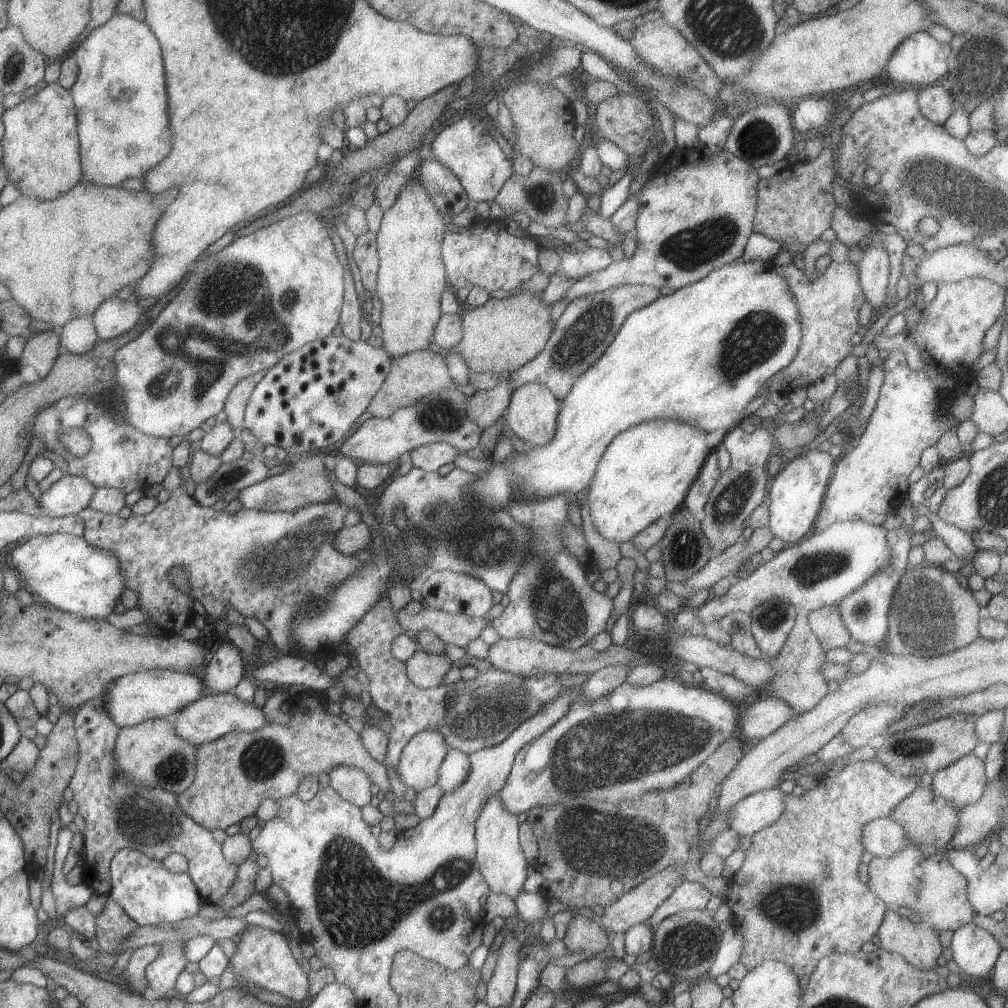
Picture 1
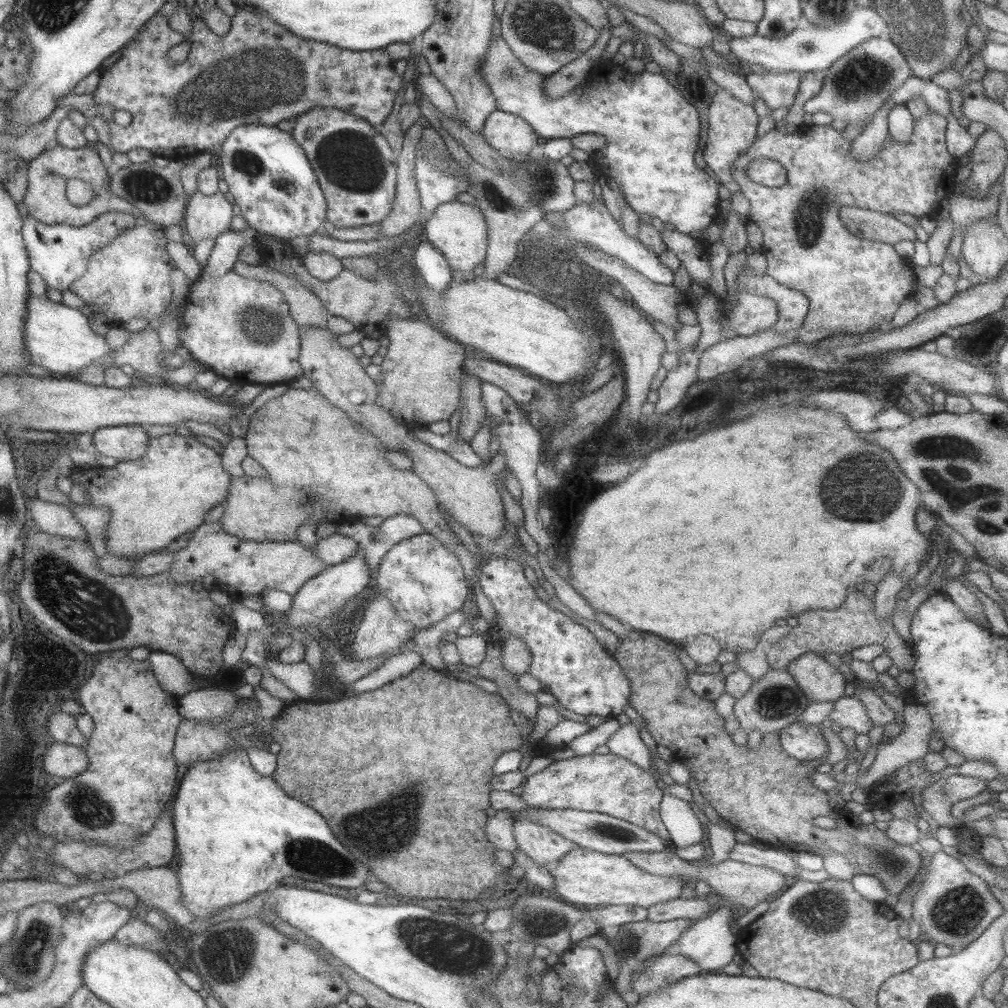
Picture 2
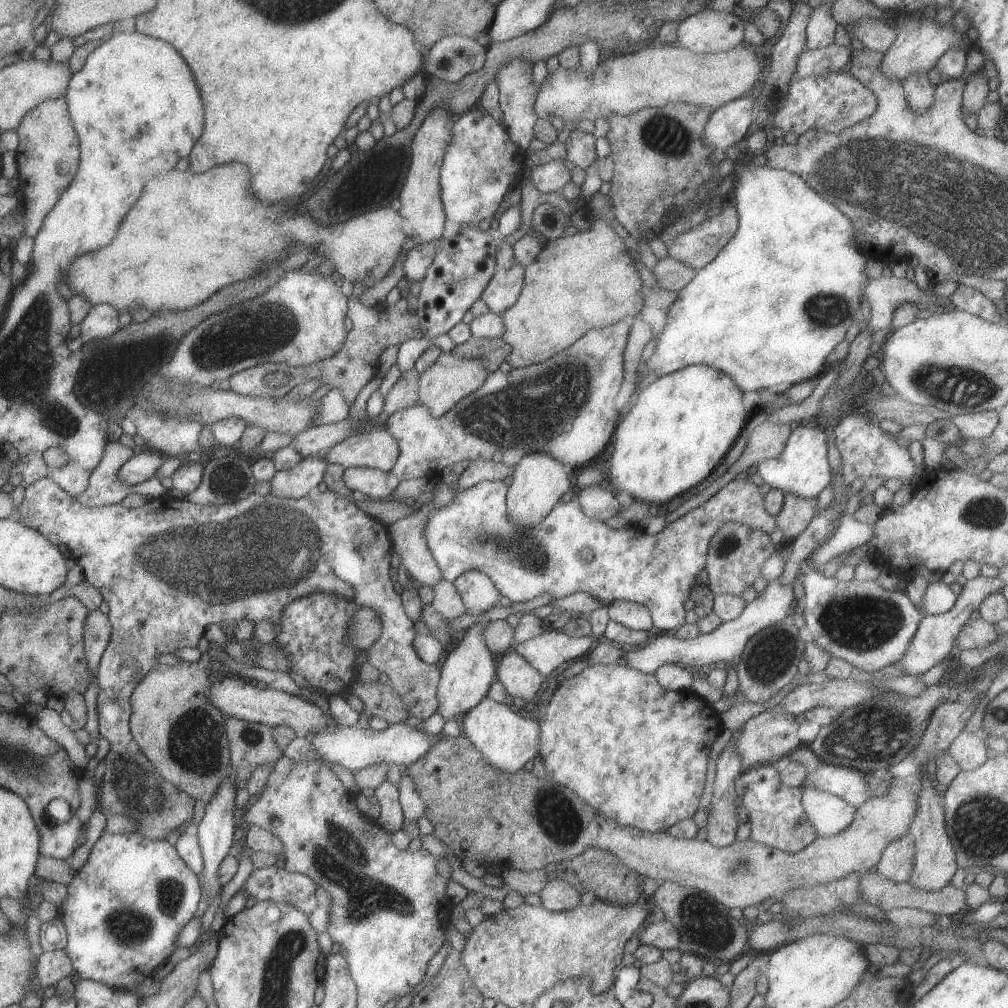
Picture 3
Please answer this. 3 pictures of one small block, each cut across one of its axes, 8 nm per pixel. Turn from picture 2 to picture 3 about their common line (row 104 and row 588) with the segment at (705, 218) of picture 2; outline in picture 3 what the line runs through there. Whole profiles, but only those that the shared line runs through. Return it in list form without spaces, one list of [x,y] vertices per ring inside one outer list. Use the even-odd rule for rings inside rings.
[[[739,476],[734,478],[734,480],[727,483],[721,490],[718,490],[718,492],[716,492],[708,500],[708,502],[704,502],[704,504],[694,508],[694,510],[690,510],[688,514],[674,520],[674,522],[667,523],[662,532],[652,536],[645,534],[638,528],[638,525],[633,525],[632,523],[630,523],[628,528],[610,528],[610,526],[607,526],[604,521],[587,516],[584,513],[584,510],[580,508],[580,504],[578,504],[578,500],[576,500],[575,497],[566,503],[558,500],[558,503],[554,504],[552,512],[550,512],[550,514],[548,514],[542,522],[538,522],[536,526],[532,526],[532,528],[520,528],[520,526],[516,526],[514,522],[510,522],[510,516],[508,516],[508,486],[506,486],[502,480],[484,480],[482,482],[478,482],[476,485],[473,485],[471,488],[466,488],[465,490],[456,489],[456,496],[454,496],[453,500],[451,500],[446,506],[439,507],[434,512],[430,512],[430,516],[426,516],[426,518],[430,518],[430,520],[426,520],[424,538],[426,538],[427,546],[432,554],[432,557],[436,560],[436,564],[438,564],[440,572],[442,572],[442,578],[446,581],[454,583],[466,572],[482,572],[482,574],[486,574],[486,576],[494,582],[494,587],[500,592],[501,597],[506,597],[512,603],[526,602],[528,600],[532,600],[533,598],[540,597],[542,594],[546,594],[546,592],[548,592],[548,594],[552,594],[552,596],[557,599],[576,592],[587,592],[590,596],[597,598],[605,606],[614,603],[615,601],[634,602],[635,604],[644,606],[651,613],[655,630],[659,628],[663,632],[674,632],[686,623],[687,612],[684,610],[684,602],[690,598],[690,590],[692,590],[692,584],[694,584],[696,576],[698,576],[702,570],[705,570],[707,562],[706,554],[708,553],[710,540],[712,539],[712,536],[714,536],[714,532],[718,532],[718,528],[720,528],[724,522],[738,520],[738,522],[742,522],[742,524],[746,524],[746,526],[758,528],[758,530],[762,530],[762,532],[766,532],[768,535],[771,535],[776,531],[776,518],[774,516],[770,516],[770,514],[766,512],[766,508],[764,506],[763,496],[765,489],[766,488],[756,486],[756,484],[753,484],[753,482],[746,477],[742,478],[742,476]],[[584,550],[590,551],[592,556],[590,561],[582,559],[581,554]]]

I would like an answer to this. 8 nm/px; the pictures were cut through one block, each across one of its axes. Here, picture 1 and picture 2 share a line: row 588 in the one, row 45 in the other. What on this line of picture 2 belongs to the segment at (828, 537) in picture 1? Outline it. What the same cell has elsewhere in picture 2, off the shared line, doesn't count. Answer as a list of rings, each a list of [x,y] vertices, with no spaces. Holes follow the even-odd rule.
[[[874,6],[870,7],[857,7],[857,9],[851,14],[851,17],[844,23],[836,26],[814,26],[811,24],[809,28],[798,28],[788,36],[784,38],[766,38],[765,36],[758,36],[756,34],[747,37],[731,37],[729,45],[731,52],[737,56],[747,66],[751,64],[760,64],[766,71],[772,73],[792,73],[797,71],[798,73],[820,71],[825,73],[829,69],[829,66],[840,56],[846,54],[854,45],[860,44],[865,40],[872,37],[885,36],[886,21],[883,20]]]

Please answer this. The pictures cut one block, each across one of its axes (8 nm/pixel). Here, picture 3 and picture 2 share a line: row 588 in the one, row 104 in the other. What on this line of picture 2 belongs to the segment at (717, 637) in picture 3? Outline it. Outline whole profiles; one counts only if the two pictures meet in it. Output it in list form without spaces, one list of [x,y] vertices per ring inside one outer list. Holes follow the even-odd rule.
[[[763,70],[760,74],[747,71],[745,75],[748,85],[766,103],[770,112],[779,108],[792,107],[795,102],[796,93],[800,88],[800,75],[792,73],[772,73]]]

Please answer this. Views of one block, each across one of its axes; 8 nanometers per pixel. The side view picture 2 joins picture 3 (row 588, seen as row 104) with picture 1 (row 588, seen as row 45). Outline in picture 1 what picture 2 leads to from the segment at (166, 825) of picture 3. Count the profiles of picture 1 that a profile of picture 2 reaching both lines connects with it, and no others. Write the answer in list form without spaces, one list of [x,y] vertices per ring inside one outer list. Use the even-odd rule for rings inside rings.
[[[172,466],[166,474],[166,478],[162,480],[162,485],[164,489],[170,492],[170,498],[166,502],[158,503],[158,506],[145,515],[131,515],[129,518],[121,518],[118,514],[104,514],[104,512],[98,512],[98,510],[92,510],[92,508],[86,508],[79,512],[79,515],[84,520],[85,531],[83,537],[86,542],[94,548],[100,548],[100,550],[106,550],[106,552],[112,552],[120,564],[120,570],[122,570],[122,576],[124,576],[124,586],[130,588],[138,596],[138,607],[145,611],[146,620],[141,624],[146,627],[146,636],[158,636],[158,632],[162,634],[178,635],[180,631],[188,626],[193,620],[192,606],[194,600],[200,602],[202,606],[206,609],[207,614],[210,616],[212,621],[223,620],[227,622],[226,614],[227,609],[232,607],[234,610],[240,612],[245,618],[255,618],[259,620],[268,632],[270,632],[270,638],[272,638],[272,643],[282,655],[294,655],[294,642],[290,640],[290,632],[292,632],[292,620],[294,620],[294,614],[302,612],[304,606],[308,606],[308,614],[316,614],[314,610],[322,608],[324,606],[324,598],[332,594],[332,588],[336,588],[338,584],[342,584],[346,578],[350,578],[352,574],[358,574],[360,568],[362,568],[362,562],[356,559],[353,555],[342,554],[340,550],[336,550],[336,546],[331,543],[333,539],[342,528],[350,528],[351,526],[356,526],[360,524],[362,520],[362,515],[357,509],[348,508],[345,503],[339,500],[328,500],[328,502],[323,502],[320,504],[309,504],[308,506],[302,508],[296,508],[296,510],[291,510],[290,512],[268,512],[256,509],[242,509],[235,512],[233,515],[230,513],[222,511],[215,511],[212,507],[202,506],[193,496],[186,493],[186,490],[182,487],[182,476],[180,475],[180,469],[176,466]],[[174,566],[180,566],[182,570],[186,570],[188,574],[188,580],[190,580],[190,590],[188,593],[180,592],[174,588],[174,584],[170,582],[168,578],[168,572],[174,568]]]

